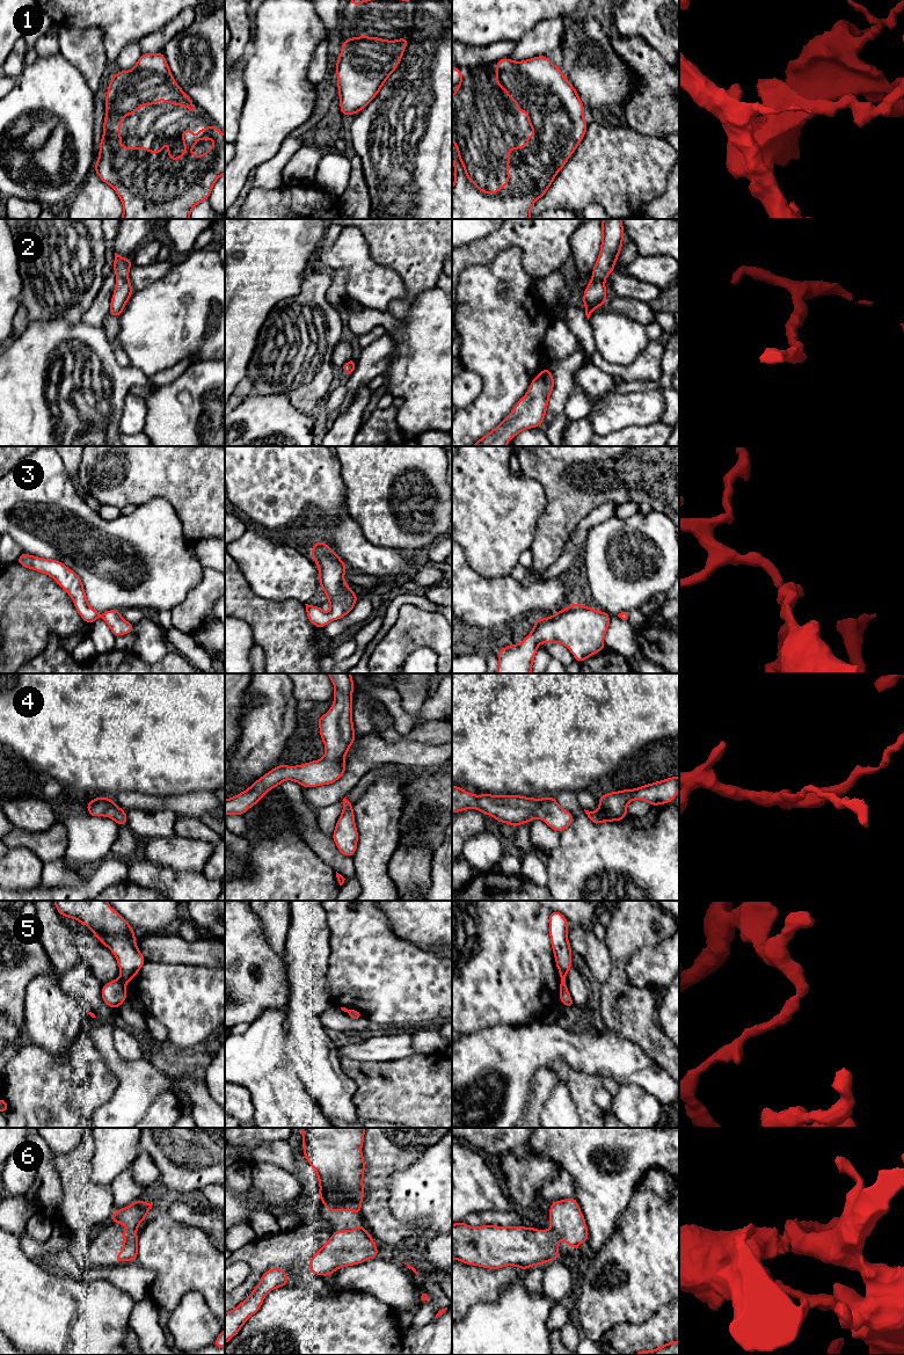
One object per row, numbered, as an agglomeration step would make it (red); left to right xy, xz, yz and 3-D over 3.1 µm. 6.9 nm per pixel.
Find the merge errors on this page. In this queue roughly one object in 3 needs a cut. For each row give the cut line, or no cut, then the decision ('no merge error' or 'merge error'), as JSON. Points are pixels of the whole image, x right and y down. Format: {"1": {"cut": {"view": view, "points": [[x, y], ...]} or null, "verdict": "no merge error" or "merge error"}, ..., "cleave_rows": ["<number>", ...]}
{"1": {"cut": null, "verdict": "no merge error"}, "2": {"cut": null, "verdict": "no merge error"}, "3": {"cut": null, "verdict": "no merge error"}, "4": {"cut": null, "verdict": "no merge error"}, "5": {"cut": {"view": "xy", "points": [[119, 978], [125, 984]]}, "verdict": "merge error"}, "6": {"cut": null, "verdict": "no merge error"}, "cleave_rows": ["5"]}

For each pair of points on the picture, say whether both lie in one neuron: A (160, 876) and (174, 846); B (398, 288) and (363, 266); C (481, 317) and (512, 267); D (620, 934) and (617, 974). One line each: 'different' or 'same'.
A: different
B: same
C: same
D: same

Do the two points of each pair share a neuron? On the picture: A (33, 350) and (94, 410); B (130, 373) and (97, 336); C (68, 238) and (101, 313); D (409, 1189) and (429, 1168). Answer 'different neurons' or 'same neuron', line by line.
A: same neuron
B: same neuron
C: different neurons
D: same neuron

